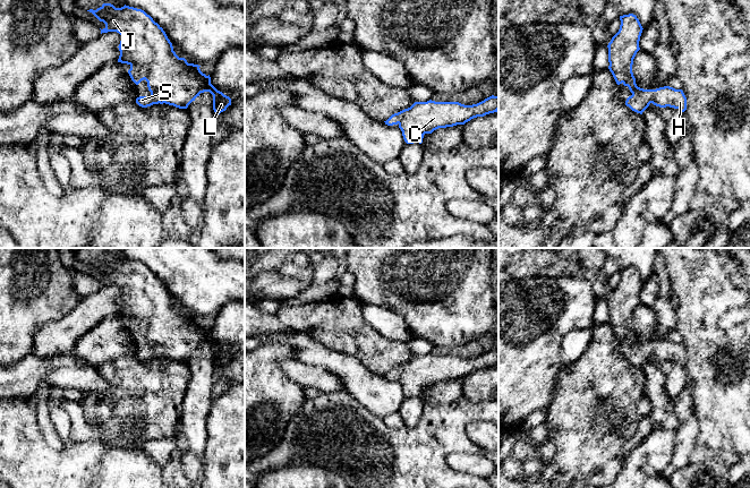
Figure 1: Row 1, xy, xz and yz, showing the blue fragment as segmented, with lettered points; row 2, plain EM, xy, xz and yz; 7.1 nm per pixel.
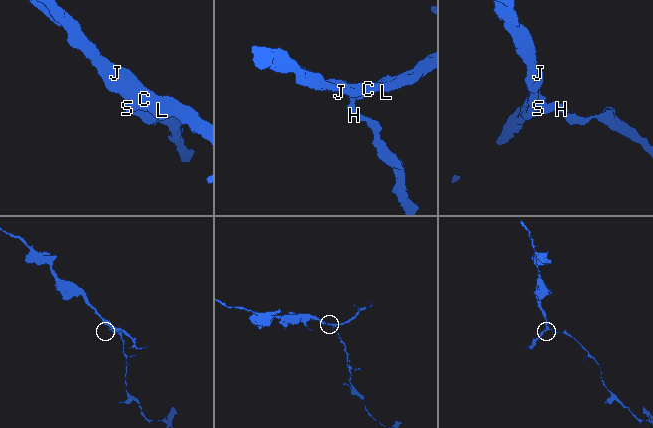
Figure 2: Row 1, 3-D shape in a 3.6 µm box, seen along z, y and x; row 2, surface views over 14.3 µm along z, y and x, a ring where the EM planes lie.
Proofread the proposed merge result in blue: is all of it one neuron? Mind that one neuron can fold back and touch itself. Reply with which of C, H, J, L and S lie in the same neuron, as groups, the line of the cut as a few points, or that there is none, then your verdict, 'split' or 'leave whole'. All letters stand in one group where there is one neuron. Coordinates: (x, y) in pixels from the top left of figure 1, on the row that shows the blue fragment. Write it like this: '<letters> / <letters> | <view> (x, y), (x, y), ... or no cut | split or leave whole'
C H J L S | no cut | leave whole

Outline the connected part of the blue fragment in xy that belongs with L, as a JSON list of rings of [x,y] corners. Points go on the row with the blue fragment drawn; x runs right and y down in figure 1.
[[[103,3],[96,10],[87,11],[105,24],[101,34],[117,32],[121,35],[118,62],[130,66],[128,74],[131,80],[136,85],[144,79],[147,82],[151,96],[137,97],[139,106],[165,103],[187,109],[204,92],[213,95],[216,114],[231,105],[231,99],[211,84],[210,75],[203,74],[201,66],[188,63],[176,54],[163,28],[144,10]]]

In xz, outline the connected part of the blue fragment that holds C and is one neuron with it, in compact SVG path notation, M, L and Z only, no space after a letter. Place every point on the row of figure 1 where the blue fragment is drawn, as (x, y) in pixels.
M489 96L484 101L465 105L459 102L415 102L410 108L392 114L385 122L398 125L407 144L423 143L425 134L438 128L465 125L477 117L498 111L498 96Z

